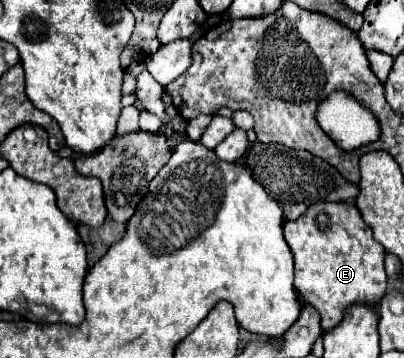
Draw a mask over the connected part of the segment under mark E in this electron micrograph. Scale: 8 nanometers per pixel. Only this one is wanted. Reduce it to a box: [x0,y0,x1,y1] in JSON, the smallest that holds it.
[283,203,387,331]

